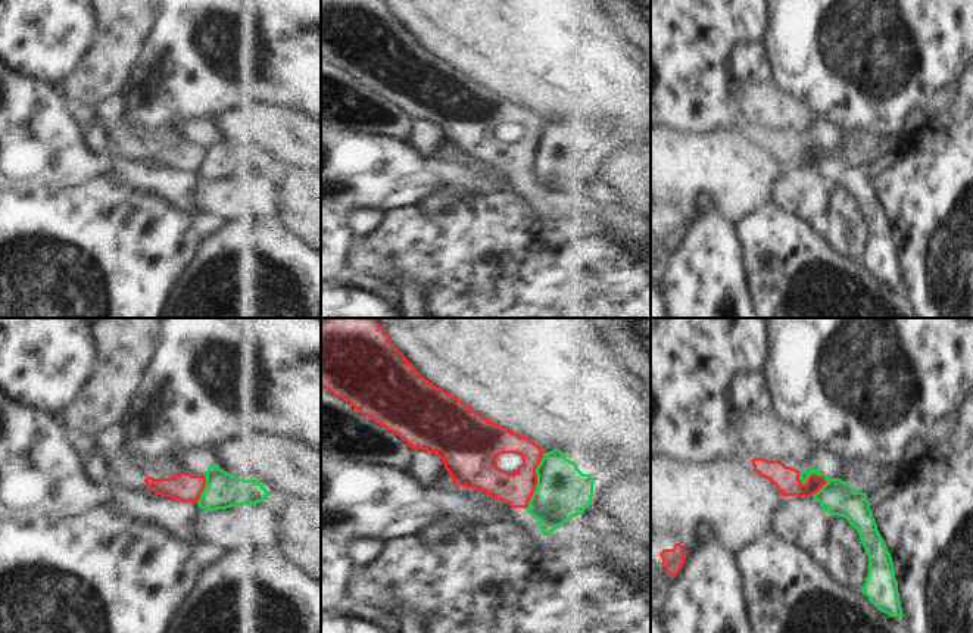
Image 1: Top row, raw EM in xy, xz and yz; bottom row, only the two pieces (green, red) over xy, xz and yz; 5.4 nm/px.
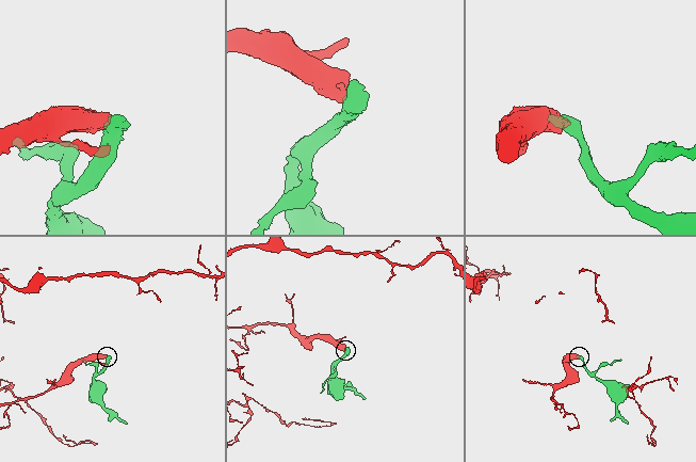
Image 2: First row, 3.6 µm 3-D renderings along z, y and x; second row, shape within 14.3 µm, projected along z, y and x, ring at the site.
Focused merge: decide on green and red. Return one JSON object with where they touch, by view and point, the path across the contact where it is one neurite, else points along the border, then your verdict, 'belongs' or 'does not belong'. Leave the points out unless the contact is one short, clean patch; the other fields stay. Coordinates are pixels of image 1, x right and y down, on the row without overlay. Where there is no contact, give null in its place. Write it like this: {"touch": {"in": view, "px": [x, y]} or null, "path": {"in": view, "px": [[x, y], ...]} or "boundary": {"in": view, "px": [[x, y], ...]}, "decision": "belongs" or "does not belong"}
{"touch": {"in": "yz", "px": [810, 145]}, "boundary": {"in": "yz", "px": [[798, 143], [802, 153], [811, 145], [820, 145], [828, 152]]}, "decision": "does not belong"}

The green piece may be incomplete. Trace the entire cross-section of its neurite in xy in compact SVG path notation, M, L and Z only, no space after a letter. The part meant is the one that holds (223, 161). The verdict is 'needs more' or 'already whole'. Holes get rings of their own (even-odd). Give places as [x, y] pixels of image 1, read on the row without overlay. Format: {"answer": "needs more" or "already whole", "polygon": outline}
{"answer": "already whole", "polygon": "M209 134L205 147L206 156L197 175L206 181L256 175L269 166L258 150L238 149L213 134Z"}

